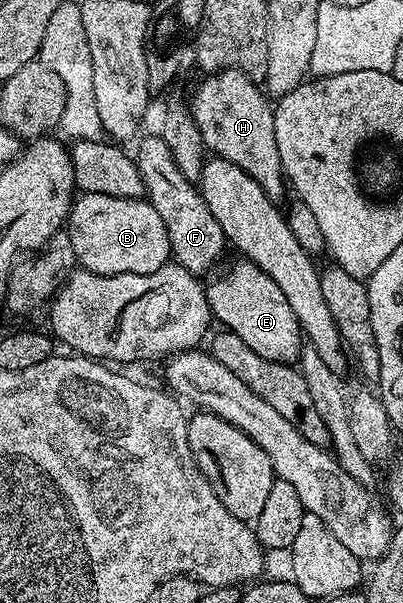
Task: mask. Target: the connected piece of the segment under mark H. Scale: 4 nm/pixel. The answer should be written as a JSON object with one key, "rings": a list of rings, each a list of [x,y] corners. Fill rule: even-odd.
{"rings":[[[220,70],[201,80],[203,82],[188,105],[205,149],[248,172],[248,176],[252,176],[252,180],[256,180],[268,195],[279,196],[288,190],[280,148],[276,148],[274,106],[263,87],[239,70]]]}

